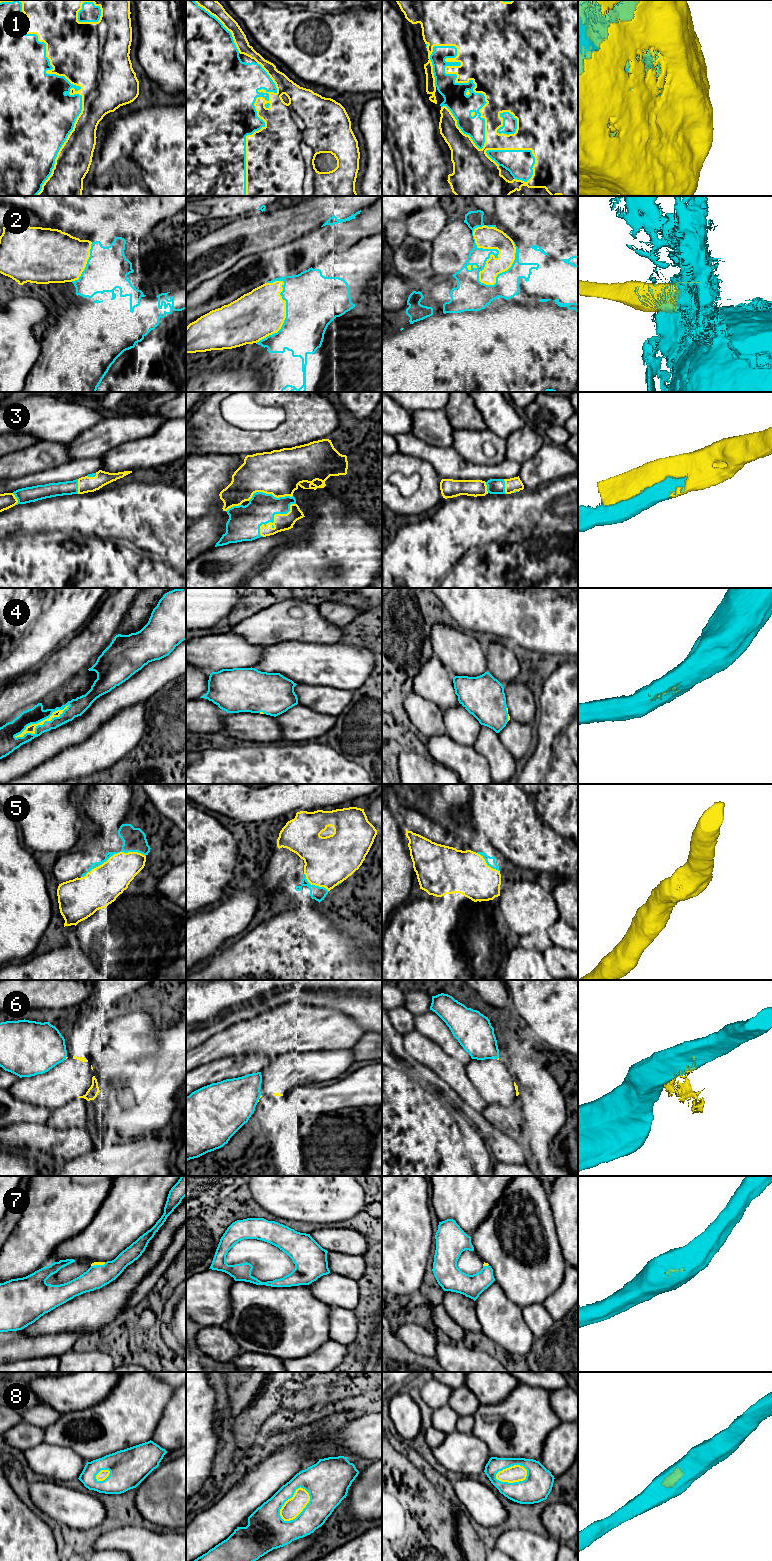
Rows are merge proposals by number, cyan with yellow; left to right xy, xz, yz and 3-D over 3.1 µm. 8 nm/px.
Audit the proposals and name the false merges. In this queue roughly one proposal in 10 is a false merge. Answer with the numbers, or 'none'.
2

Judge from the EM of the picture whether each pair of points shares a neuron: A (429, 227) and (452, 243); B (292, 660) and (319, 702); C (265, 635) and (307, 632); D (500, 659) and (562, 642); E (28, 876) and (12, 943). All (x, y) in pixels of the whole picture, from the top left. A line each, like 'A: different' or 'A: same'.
A: different
B: different
C: same
D: different
E: same

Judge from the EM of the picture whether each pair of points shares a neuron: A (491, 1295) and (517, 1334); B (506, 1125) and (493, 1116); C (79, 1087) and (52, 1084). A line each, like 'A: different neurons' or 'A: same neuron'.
A: same neuron
B: same neuron
C: same neuron

